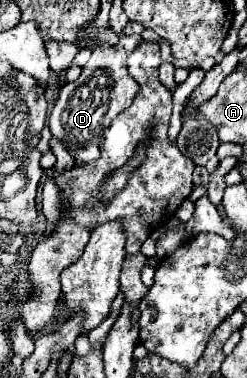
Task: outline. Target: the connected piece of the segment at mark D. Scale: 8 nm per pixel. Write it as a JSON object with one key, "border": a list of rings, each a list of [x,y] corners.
{"border":[[[121,34],[119,44],[115,44],[113,48],[97,46],[89,62],[85,64],[81,76],[75,82],[67,82],[61,88],[59,98],[49,116],[49,130],[57,140],[61,140],[61,144],[75,158],[77,164],[101,158],[103,132],[107,130],[111,120],[131,104],[139,86],[137,82],[133,82],[133,78],[129,78],[127,58],[141,42],[143,42],[141,36]]]}

